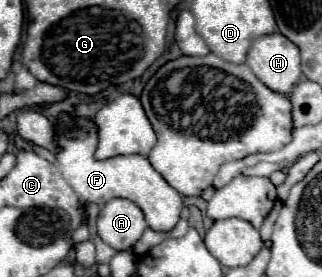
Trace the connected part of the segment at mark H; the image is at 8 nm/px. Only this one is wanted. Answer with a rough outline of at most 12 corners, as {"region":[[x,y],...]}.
{"region":[[280,32],[258,36],[246,64],[278,94],[302,76],[300,50]]}

